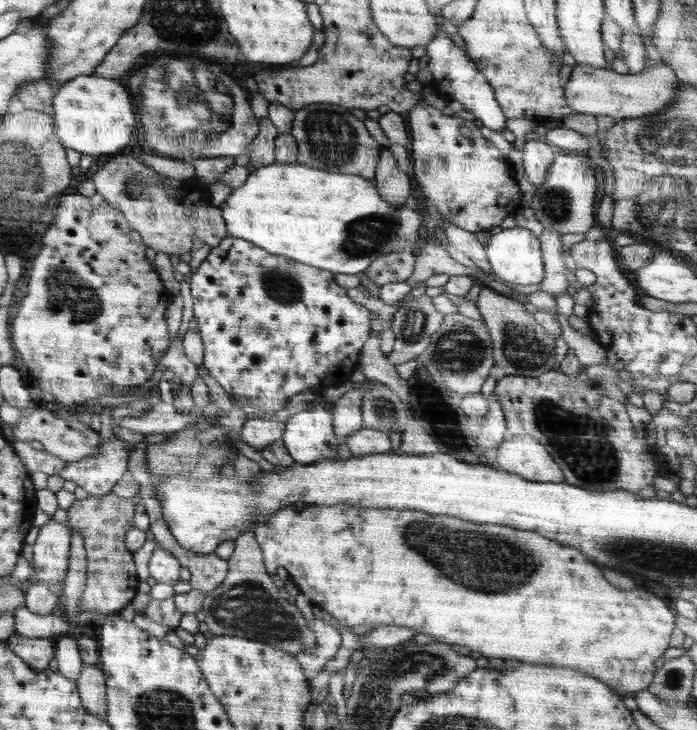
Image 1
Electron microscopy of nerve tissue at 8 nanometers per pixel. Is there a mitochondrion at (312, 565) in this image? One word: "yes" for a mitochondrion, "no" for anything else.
no

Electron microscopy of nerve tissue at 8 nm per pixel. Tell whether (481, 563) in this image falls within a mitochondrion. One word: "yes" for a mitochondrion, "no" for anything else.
yes

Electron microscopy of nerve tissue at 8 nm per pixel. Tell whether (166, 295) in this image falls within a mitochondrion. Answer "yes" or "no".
no

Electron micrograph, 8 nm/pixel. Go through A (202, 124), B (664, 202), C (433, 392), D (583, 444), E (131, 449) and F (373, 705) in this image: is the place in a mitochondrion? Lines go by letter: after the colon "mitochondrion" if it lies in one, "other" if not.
A: mitochondrion
B: mitochondrion
C: mitochondrion
D: mitochondrion
E: other
F: mitochondrion

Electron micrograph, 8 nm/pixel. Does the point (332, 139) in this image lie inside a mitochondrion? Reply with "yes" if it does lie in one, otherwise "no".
yes

